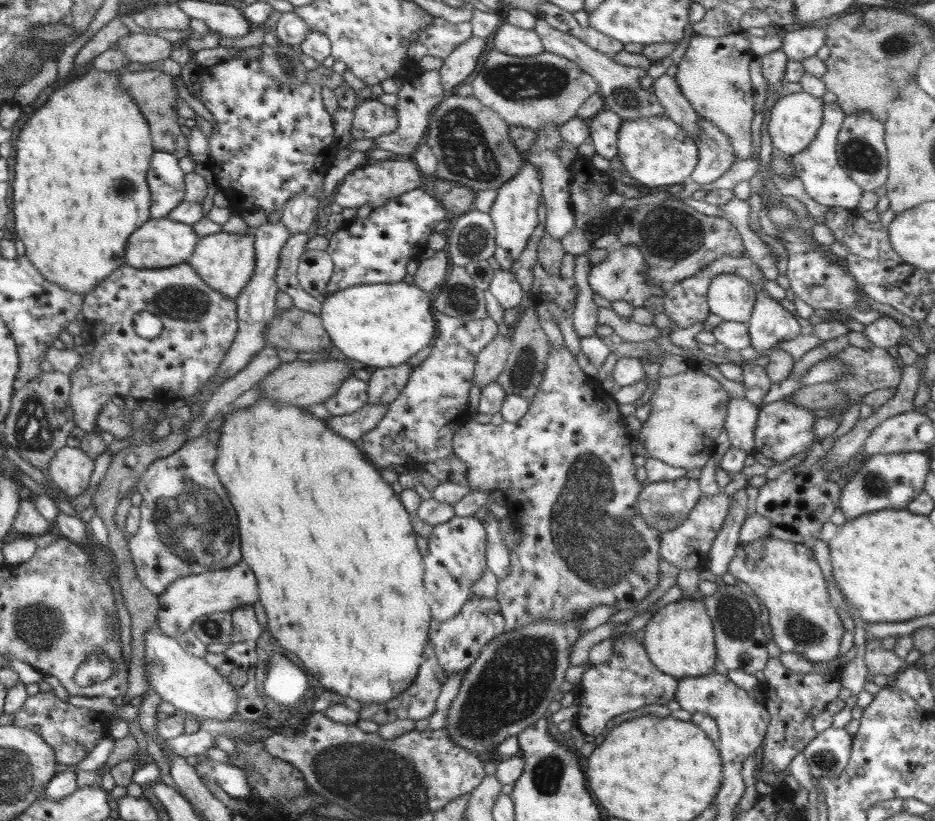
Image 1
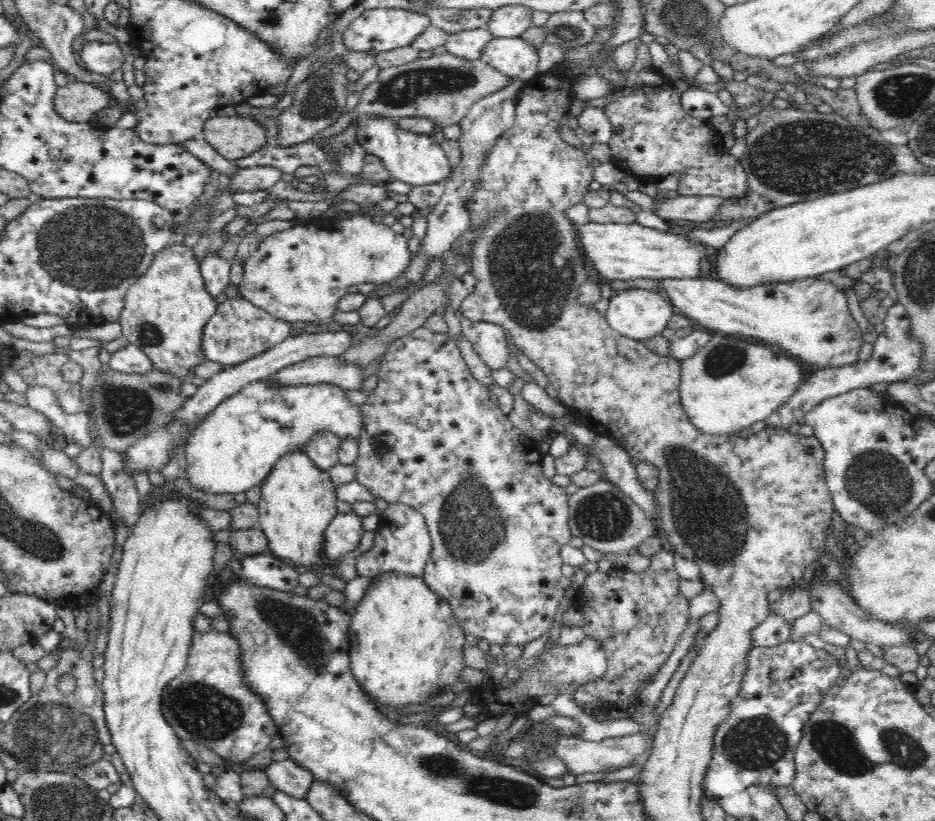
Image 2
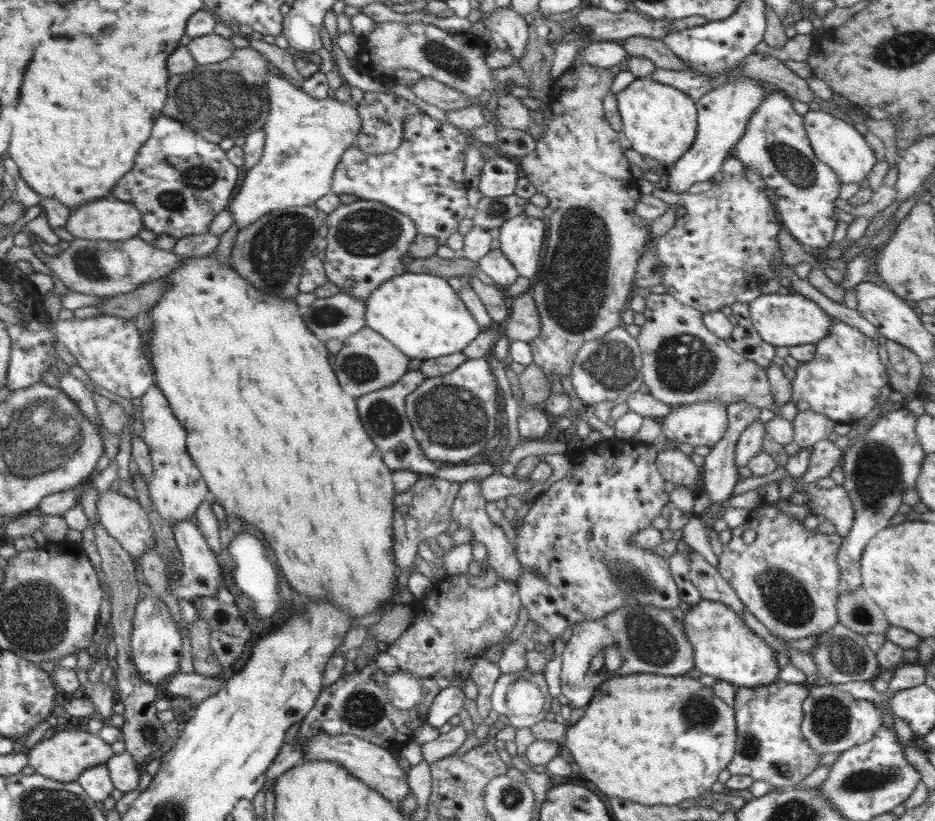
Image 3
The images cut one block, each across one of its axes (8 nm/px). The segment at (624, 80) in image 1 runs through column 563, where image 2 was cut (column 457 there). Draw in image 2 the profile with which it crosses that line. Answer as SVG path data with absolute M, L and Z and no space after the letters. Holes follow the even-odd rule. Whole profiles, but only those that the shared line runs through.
M489 28L452 34L446 42L447 53L464 60L480 60L484 46L493 40Z

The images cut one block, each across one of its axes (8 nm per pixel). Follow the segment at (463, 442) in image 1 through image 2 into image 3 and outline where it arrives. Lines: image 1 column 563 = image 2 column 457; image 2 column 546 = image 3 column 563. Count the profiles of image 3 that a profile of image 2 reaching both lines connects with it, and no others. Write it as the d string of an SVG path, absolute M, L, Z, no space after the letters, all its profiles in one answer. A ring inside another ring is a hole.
M615 436L612 439L606 439L600 442L596 447L586 447L586 454L582 454L583 461L577 461L576 468L570 476L554 482L549 490L540 493L523 511L522 526L516 531L515 542L517 544L516 555L523 566L523 573L517 578L516 585L521 607L526 609L528 618L540 624L552 638L562 635L563 631L570 626L571 628L577 623L585 620L600 620L608 613L614 610L624 608L627 605L636 603L642 606L656 606L656 608L674 609L679 606L681 599L679 598L679 590L677 584L672 578L669 564L666 560L656 555L651 549L636 547L632 543L632 538L650 528L652 520L660 516L662 509L666 506L671 506L670 494L665 492L665 481L658 471L656 462L657 454L659 453L653 444L645 444L640 441L618 440ZM535 570L539 570L541 575L537 575Z

